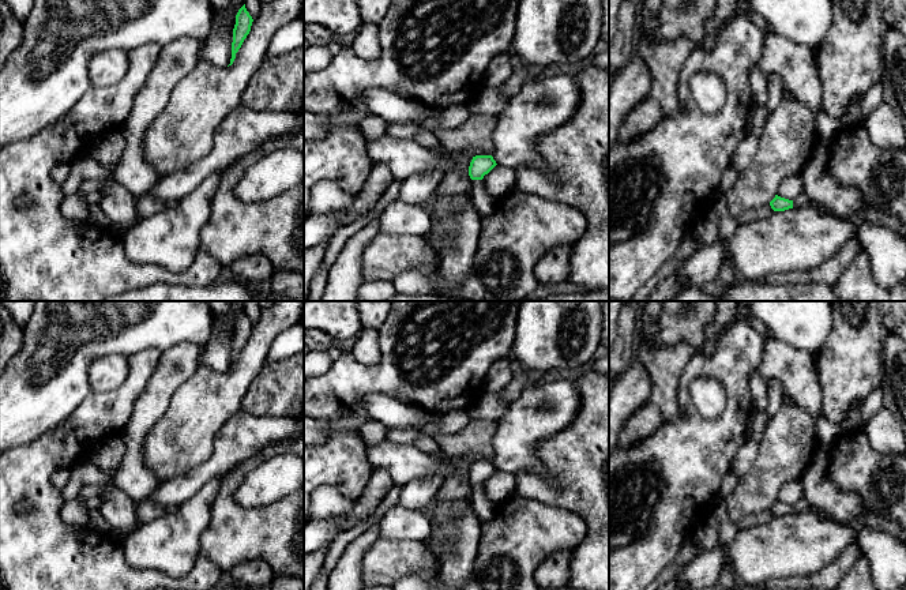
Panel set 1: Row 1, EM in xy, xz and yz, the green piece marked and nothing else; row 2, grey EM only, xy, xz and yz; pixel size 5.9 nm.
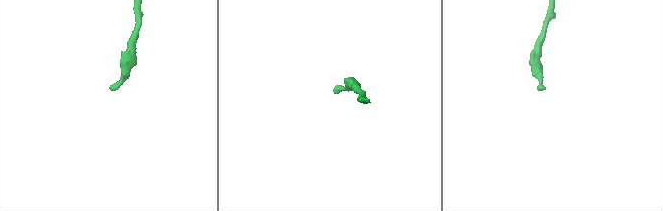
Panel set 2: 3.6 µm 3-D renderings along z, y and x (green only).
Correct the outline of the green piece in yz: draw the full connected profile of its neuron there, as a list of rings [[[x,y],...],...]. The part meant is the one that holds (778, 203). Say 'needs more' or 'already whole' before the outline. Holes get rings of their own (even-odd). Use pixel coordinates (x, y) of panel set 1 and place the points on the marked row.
needs more | [[[804,192],[800,193],[793,200],[789,200],[789,199],[785,199],[785,198],[775,195],[775,198],[770,202],[770,206],[774,211],[785,211],[789,208],[798,208],[798,207],[813,207],[822,214],[837,215],[831,210],[828,210],[827,207],[809,199],[808,195]]]

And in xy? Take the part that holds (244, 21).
already whole | [[[244,4],[236,15],[236,25],[233,29],[233,42],[232,42],[232,59],[230,59],[229,65],[233,64],[234,59],[236,59],[236,53],[241,48],[247,35],[249,34],[252,22],[253,22],[253,19],[249,15],[249,12],[247,11],[245,4]]]

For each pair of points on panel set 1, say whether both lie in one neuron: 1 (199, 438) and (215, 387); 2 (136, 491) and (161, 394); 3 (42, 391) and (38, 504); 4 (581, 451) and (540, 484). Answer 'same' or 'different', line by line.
1: same
2: same
3: different
4: same

